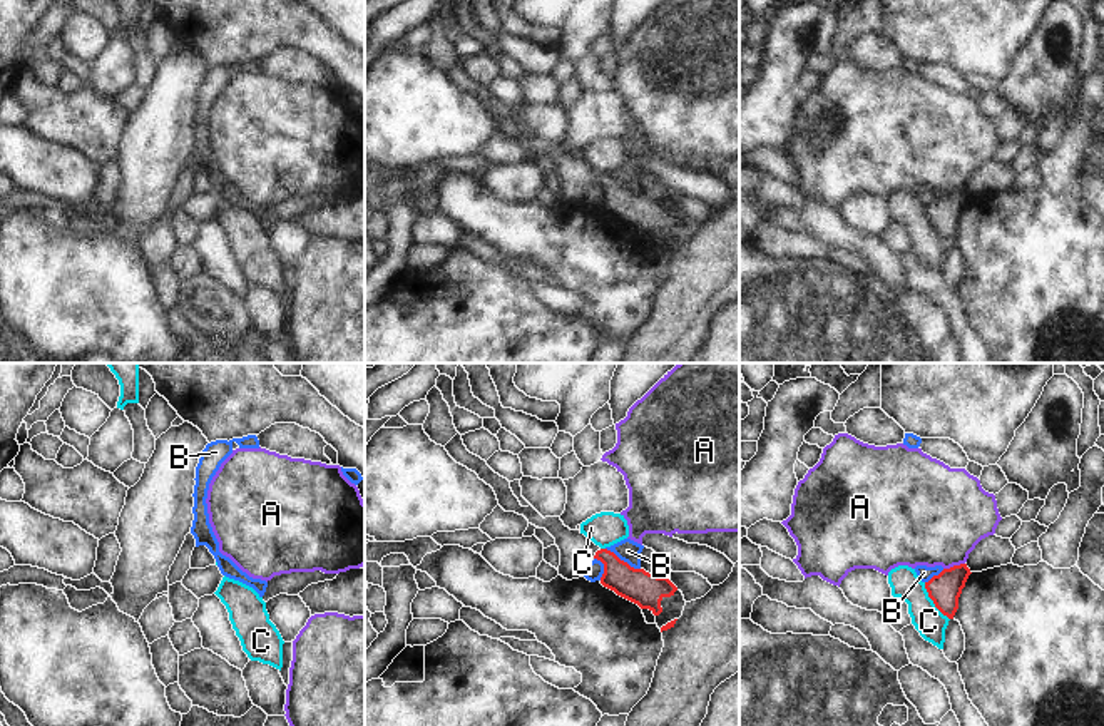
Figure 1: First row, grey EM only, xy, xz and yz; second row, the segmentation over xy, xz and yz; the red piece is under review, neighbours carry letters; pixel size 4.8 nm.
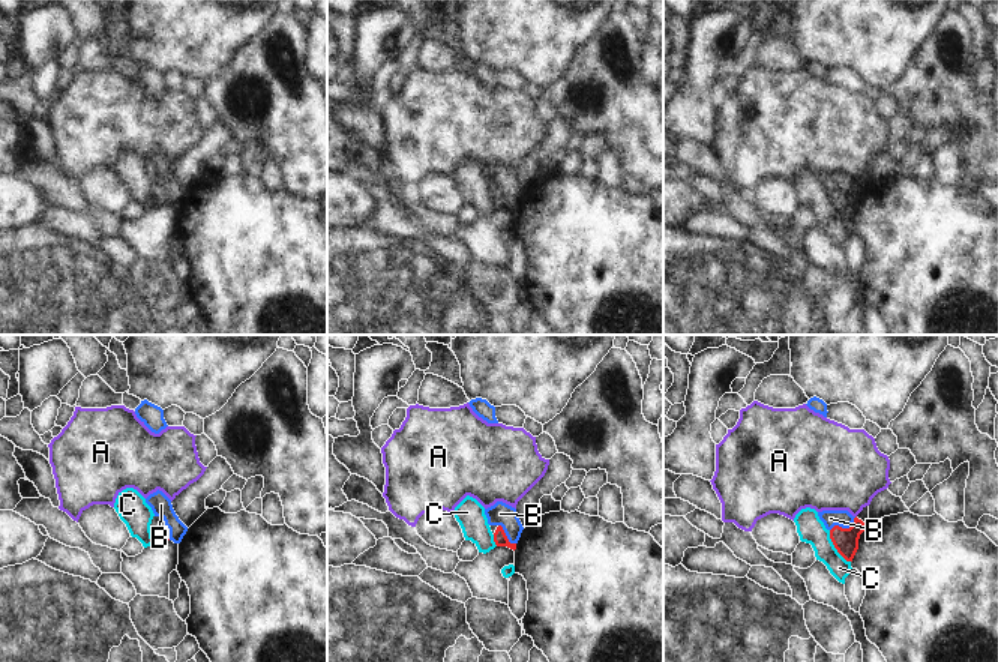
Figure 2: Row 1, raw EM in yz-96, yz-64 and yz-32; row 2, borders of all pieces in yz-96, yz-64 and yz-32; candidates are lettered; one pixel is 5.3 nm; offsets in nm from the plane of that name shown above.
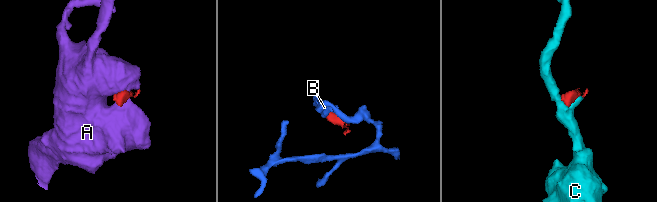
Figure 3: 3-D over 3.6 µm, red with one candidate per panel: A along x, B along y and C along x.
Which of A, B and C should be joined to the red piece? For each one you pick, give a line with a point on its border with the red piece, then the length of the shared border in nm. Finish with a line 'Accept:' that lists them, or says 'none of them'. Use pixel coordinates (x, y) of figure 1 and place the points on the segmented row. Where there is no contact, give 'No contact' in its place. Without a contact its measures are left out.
Accept: none of them

